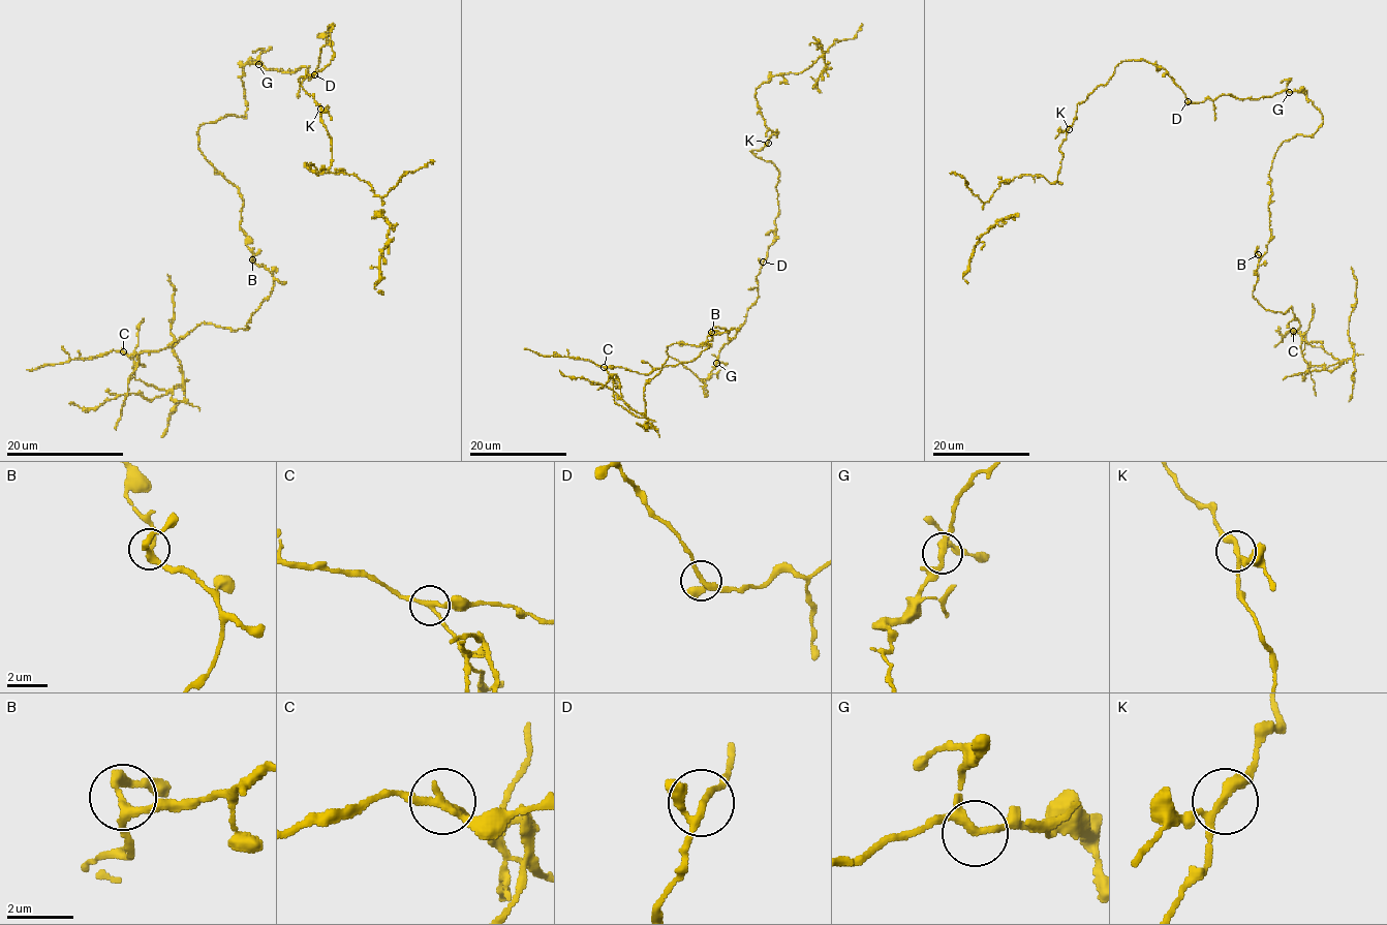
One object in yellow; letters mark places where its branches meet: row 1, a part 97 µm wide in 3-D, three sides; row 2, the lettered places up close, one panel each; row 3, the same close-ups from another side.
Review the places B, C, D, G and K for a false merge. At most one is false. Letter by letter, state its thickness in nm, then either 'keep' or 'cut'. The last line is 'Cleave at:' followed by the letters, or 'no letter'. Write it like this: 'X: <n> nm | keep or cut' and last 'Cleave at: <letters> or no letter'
B: 240 nm | keep
C: 190 nm | cut
D: 180 nm | keep
G: 240 nm | keep
K: 240 nm | keep
Cleave at: C

